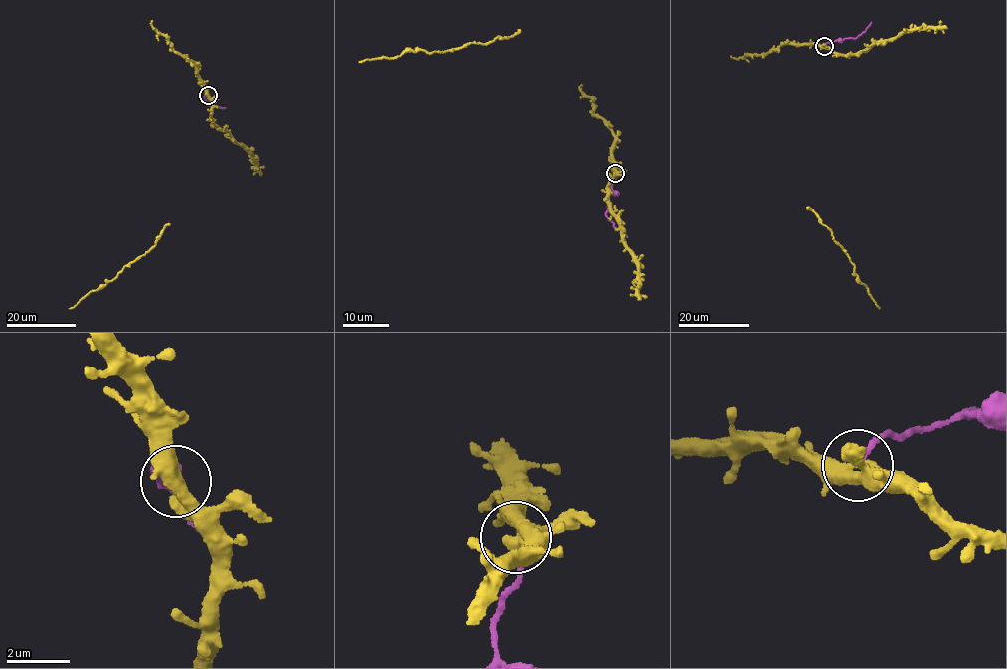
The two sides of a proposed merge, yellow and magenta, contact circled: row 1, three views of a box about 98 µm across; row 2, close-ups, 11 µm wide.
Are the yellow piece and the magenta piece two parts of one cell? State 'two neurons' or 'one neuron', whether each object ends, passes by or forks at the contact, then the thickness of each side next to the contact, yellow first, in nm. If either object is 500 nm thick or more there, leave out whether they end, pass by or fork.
two neurons; yellow passes by; magenta ends there; 480 nm thick on the yellow side, 190 nm on the other

